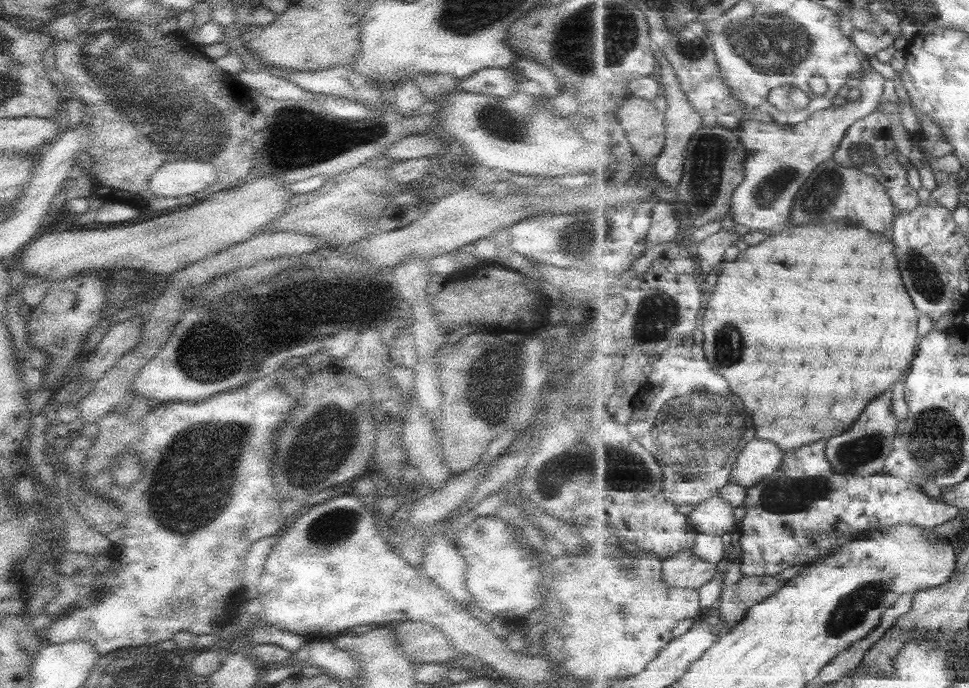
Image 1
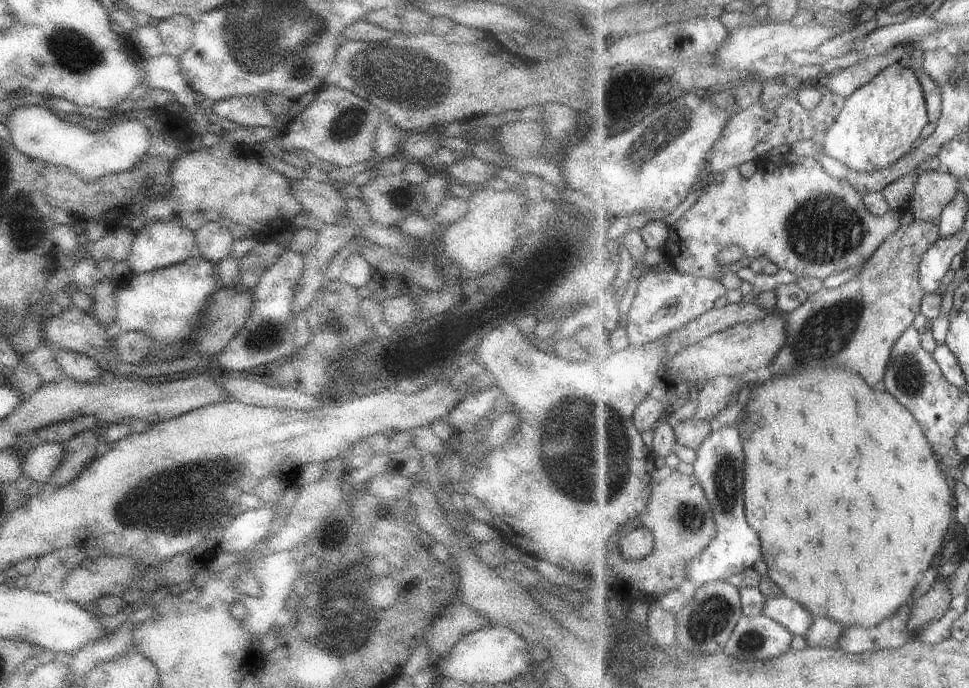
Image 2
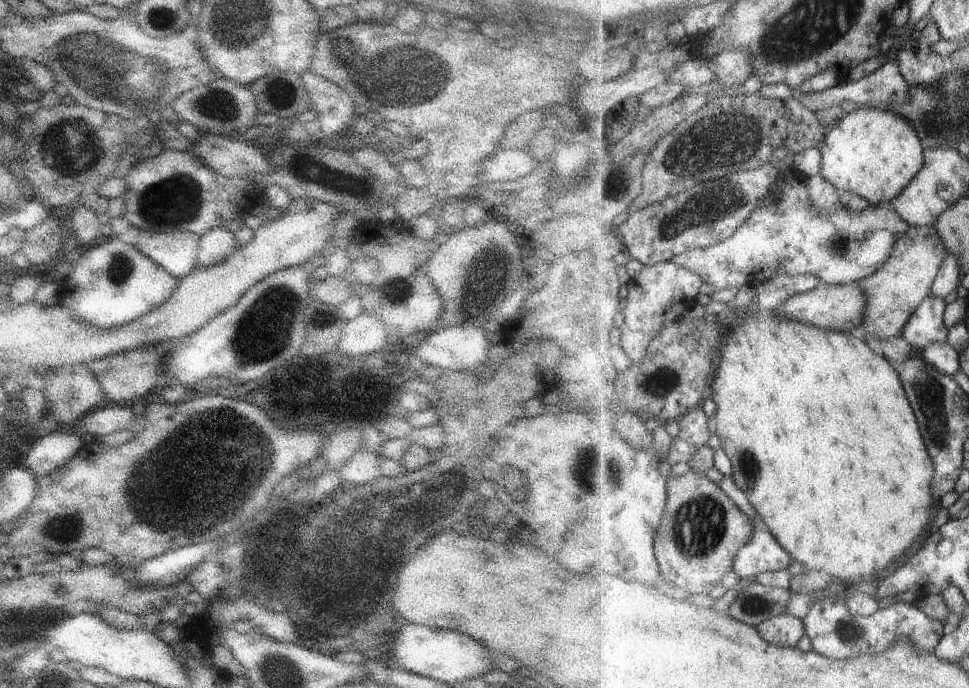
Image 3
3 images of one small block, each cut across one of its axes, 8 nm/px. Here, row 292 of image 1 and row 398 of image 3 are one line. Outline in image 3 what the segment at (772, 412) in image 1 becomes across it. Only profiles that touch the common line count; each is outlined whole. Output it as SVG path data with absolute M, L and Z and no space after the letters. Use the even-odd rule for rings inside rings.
M755 310L755 314L749 314L745 322L731 334L729 342L723 348L721 366L717 370L717 382L713 382L713 402L717 402L716 433L719 426L723 450L729 454L729 458L733 458L733 478L737 486L749 496L751 504L757 508L761 516L757 516L757 519L765 524L765 530L769 530L777 538L777 542L781 542L785 550L793 554L793 561L805 564L805 571L827 570L839 582L857 582L871 578L877 572L889 568L893 562L897 562L905 554L905 550L913 546L913 542L923 534L933 504L936 503L931 492L936 467L925 445L924 436L921 435L920 423L905 392L901 374L891 366L891 362L885 356L869 348L866 339L858 331L853 334L857 334L861 340L855 338L851 332L821 330L815 326L799 324L795 320L789 322L785 318L777 318L771 311L763 313L763 316L759 316L757 312L759 310Z

